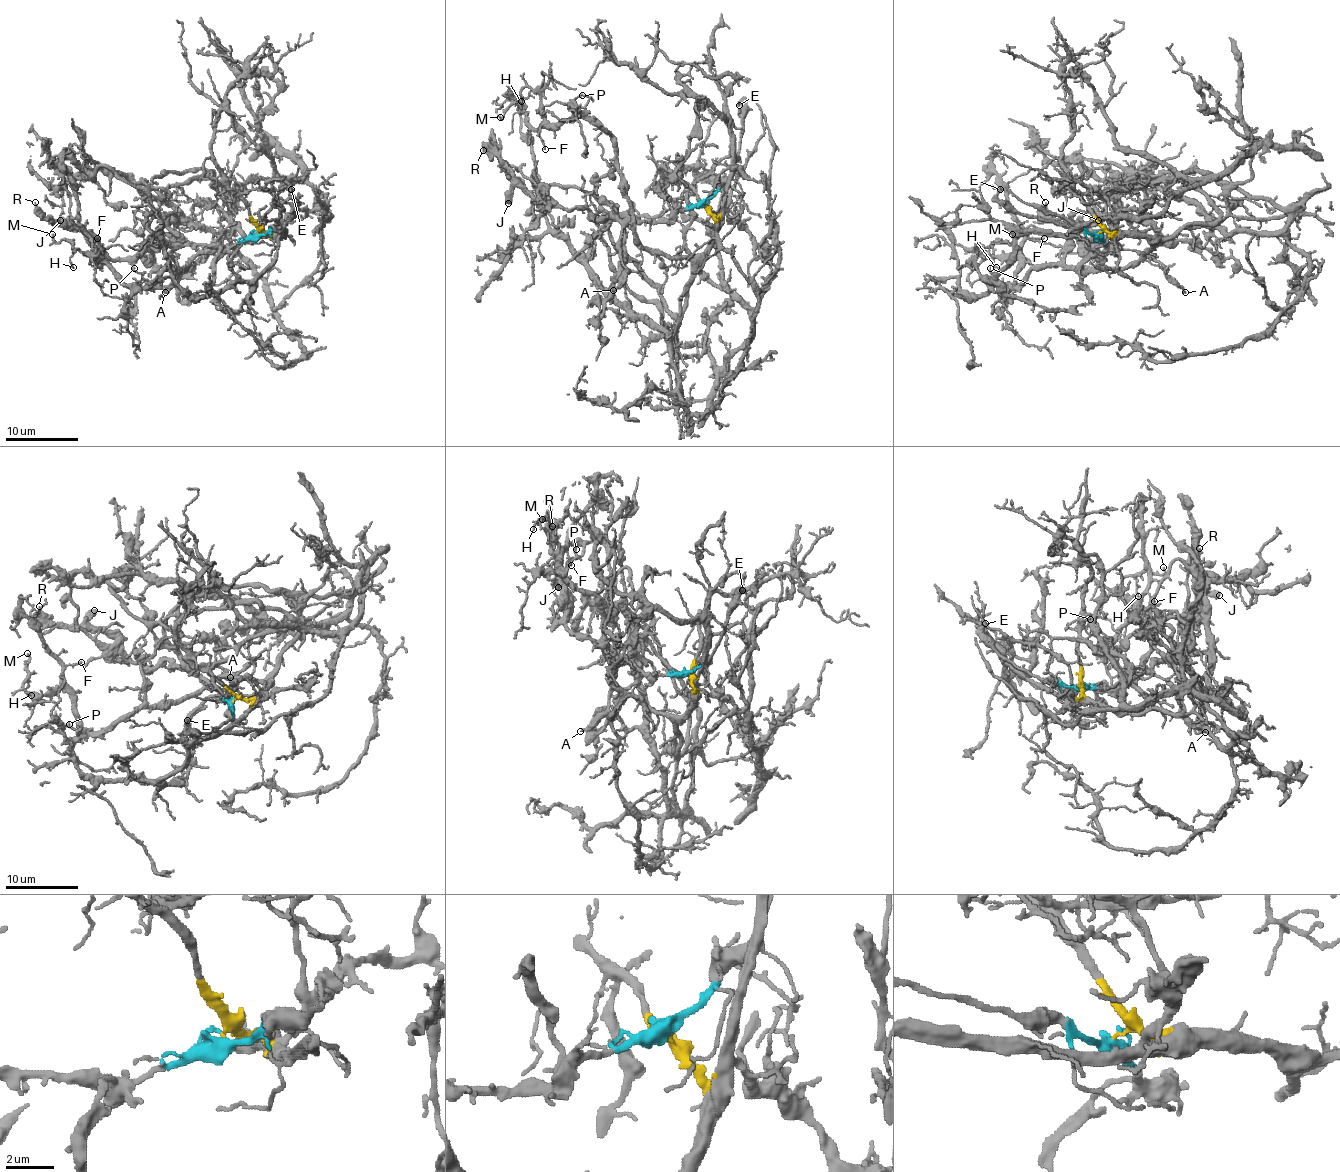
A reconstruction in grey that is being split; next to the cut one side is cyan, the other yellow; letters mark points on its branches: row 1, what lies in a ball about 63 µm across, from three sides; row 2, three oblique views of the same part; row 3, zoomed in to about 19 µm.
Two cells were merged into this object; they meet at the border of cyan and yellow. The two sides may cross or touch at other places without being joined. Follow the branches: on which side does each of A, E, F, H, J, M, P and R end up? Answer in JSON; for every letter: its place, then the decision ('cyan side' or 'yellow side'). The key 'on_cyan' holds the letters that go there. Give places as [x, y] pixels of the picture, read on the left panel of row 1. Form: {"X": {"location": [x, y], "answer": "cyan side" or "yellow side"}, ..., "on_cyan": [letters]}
{"A": {"location": [165, 292], "answer": "cyan side"}, "E": {"location": [291, 189], "answer": "cyan side"}, "F": {"location": [97, 238], "answer": "yellow side"}, "H": {"location": [73, 267], "answer": "yellow side"}, "J": {"location": [60, 220], "answer": "cyan side"}, "M": {"location": [52, 234], "answer": "yellow side"}, "P": {"location": [134, 268], "answer": "yellow side"}, "R": {"location": [35, 202], "answer": "cyan side"}, "on_cyan": ["A", "E", "J", "R"]}

